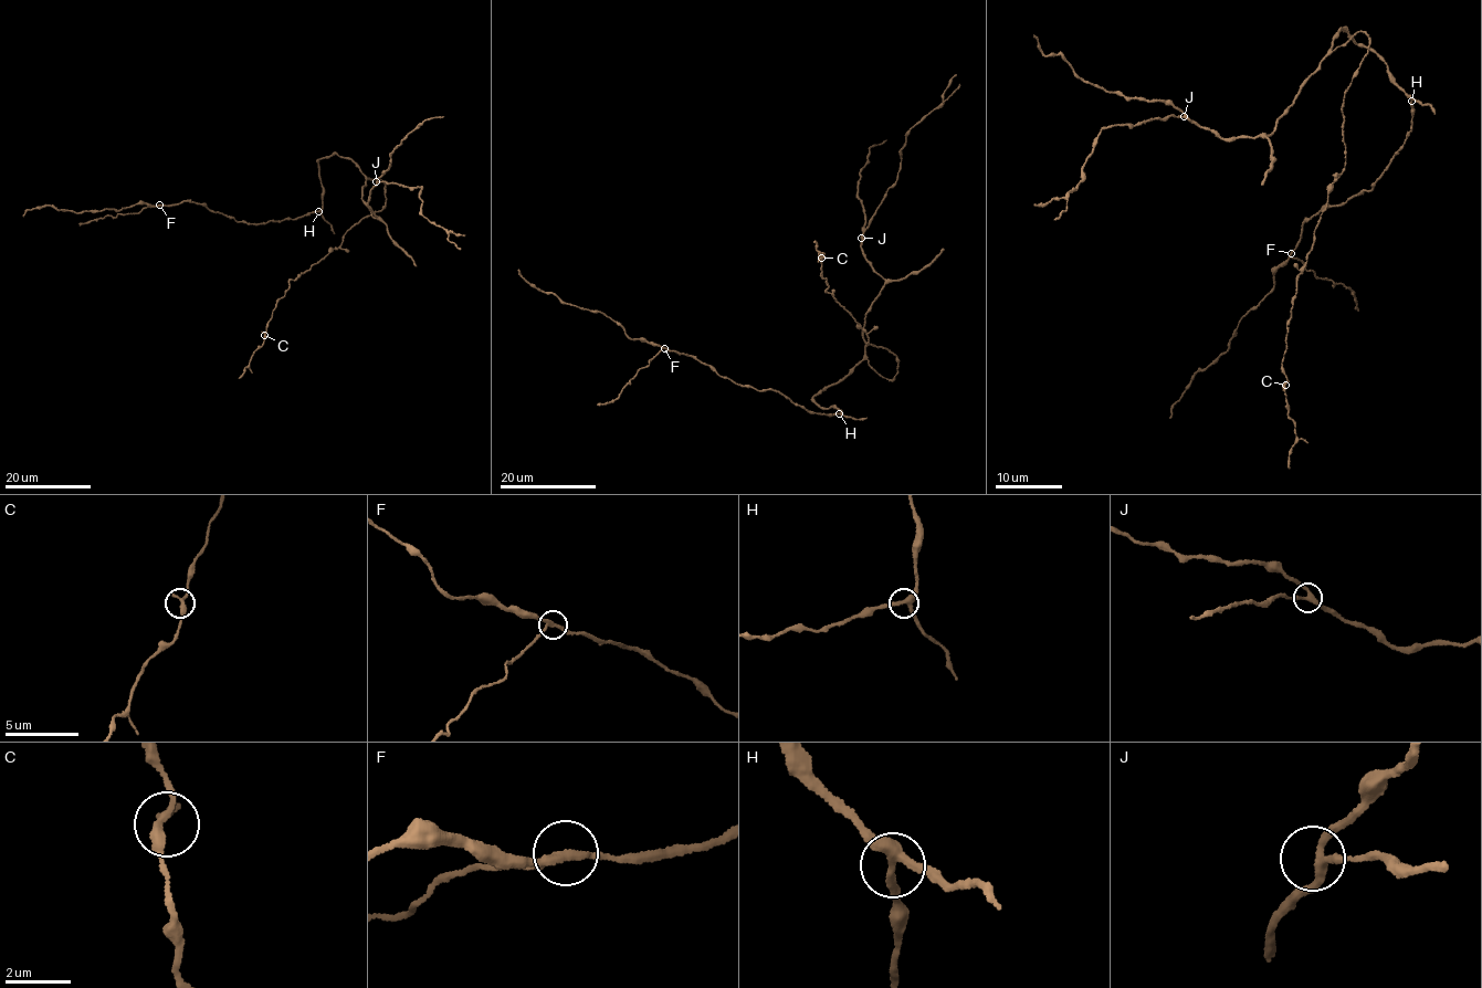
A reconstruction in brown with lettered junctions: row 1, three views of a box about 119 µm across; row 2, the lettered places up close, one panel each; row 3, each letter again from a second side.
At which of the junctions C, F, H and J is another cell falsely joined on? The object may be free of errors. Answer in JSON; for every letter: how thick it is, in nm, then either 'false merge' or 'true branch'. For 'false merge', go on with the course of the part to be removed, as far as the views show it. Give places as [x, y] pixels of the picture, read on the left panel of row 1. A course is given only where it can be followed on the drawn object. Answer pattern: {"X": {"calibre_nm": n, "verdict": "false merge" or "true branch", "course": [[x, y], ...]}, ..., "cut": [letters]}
{"C": {"calibre_nm": 220, "verdict": "true branch"}, "F": {"calibre_nm": 200, "verdict": "false merge", "course": [[160, 205], [145, 207], [139, 213], [106, 216], [80, 226]]}, "H": {"calibre_nm": 280, "verdict": "true branch"}, "J": {"calibre_nm": 240, "verdict": "true branch"}, "cut": ["F"]}

